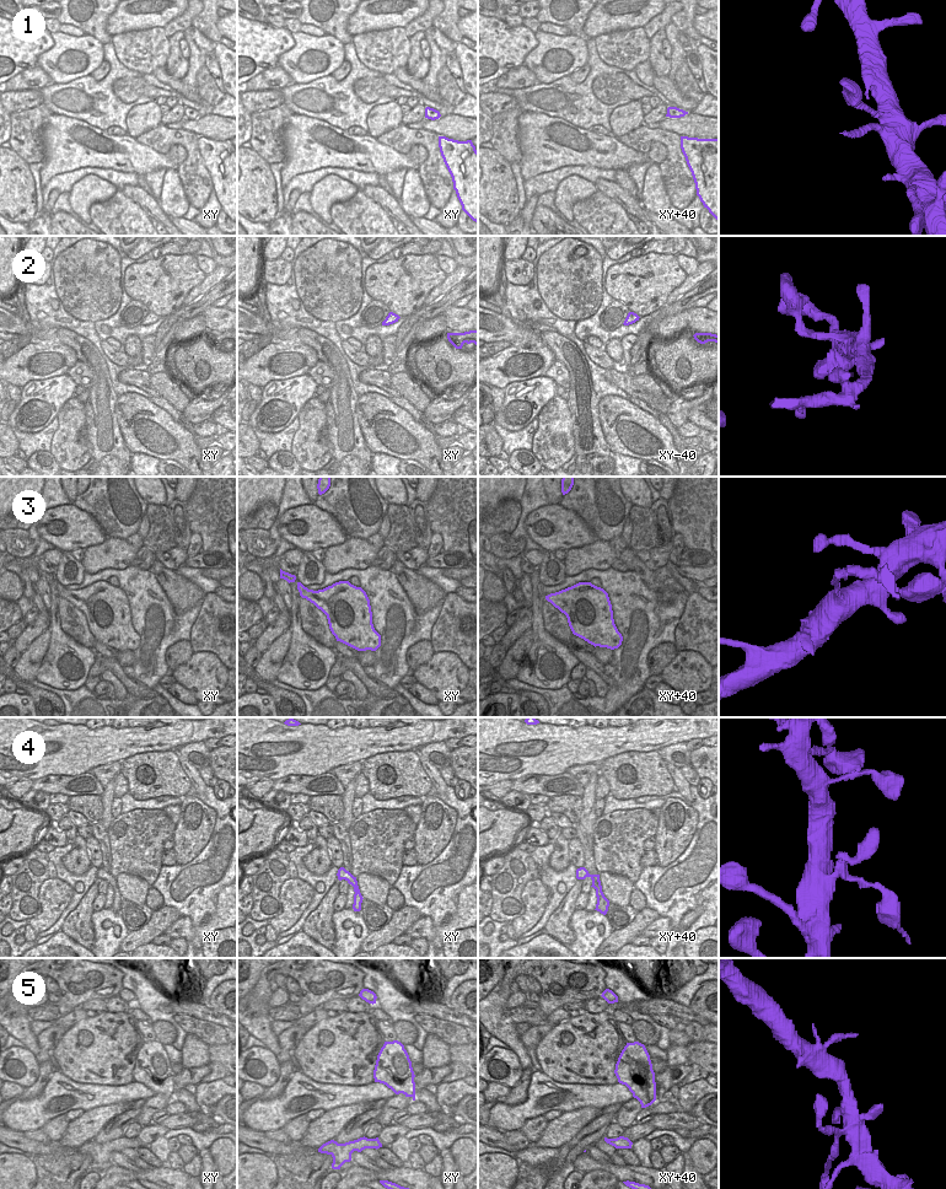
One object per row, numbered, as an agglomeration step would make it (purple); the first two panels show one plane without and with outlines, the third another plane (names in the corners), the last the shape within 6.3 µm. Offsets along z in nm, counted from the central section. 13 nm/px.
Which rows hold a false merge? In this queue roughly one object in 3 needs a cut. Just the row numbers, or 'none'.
3

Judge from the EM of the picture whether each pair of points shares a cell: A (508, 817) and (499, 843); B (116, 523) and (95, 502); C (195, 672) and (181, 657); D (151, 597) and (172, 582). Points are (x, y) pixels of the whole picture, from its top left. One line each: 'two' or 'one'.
A: one
B: one
C: two
D: two

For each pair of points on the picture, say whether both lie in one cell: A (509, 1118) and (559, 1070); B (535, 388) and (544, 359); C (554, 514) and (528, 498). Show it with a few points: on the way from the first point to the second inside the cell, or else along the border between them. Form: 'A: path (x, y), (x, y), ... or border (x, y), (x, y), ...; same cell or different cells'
A: border (539, 1070), (555, 1081), (579, 1083); different cells
B: border (543, 375), (510, 383); different cells
C: border (551, 504), (535, 509), (527, 516), (525, 528); different cells

